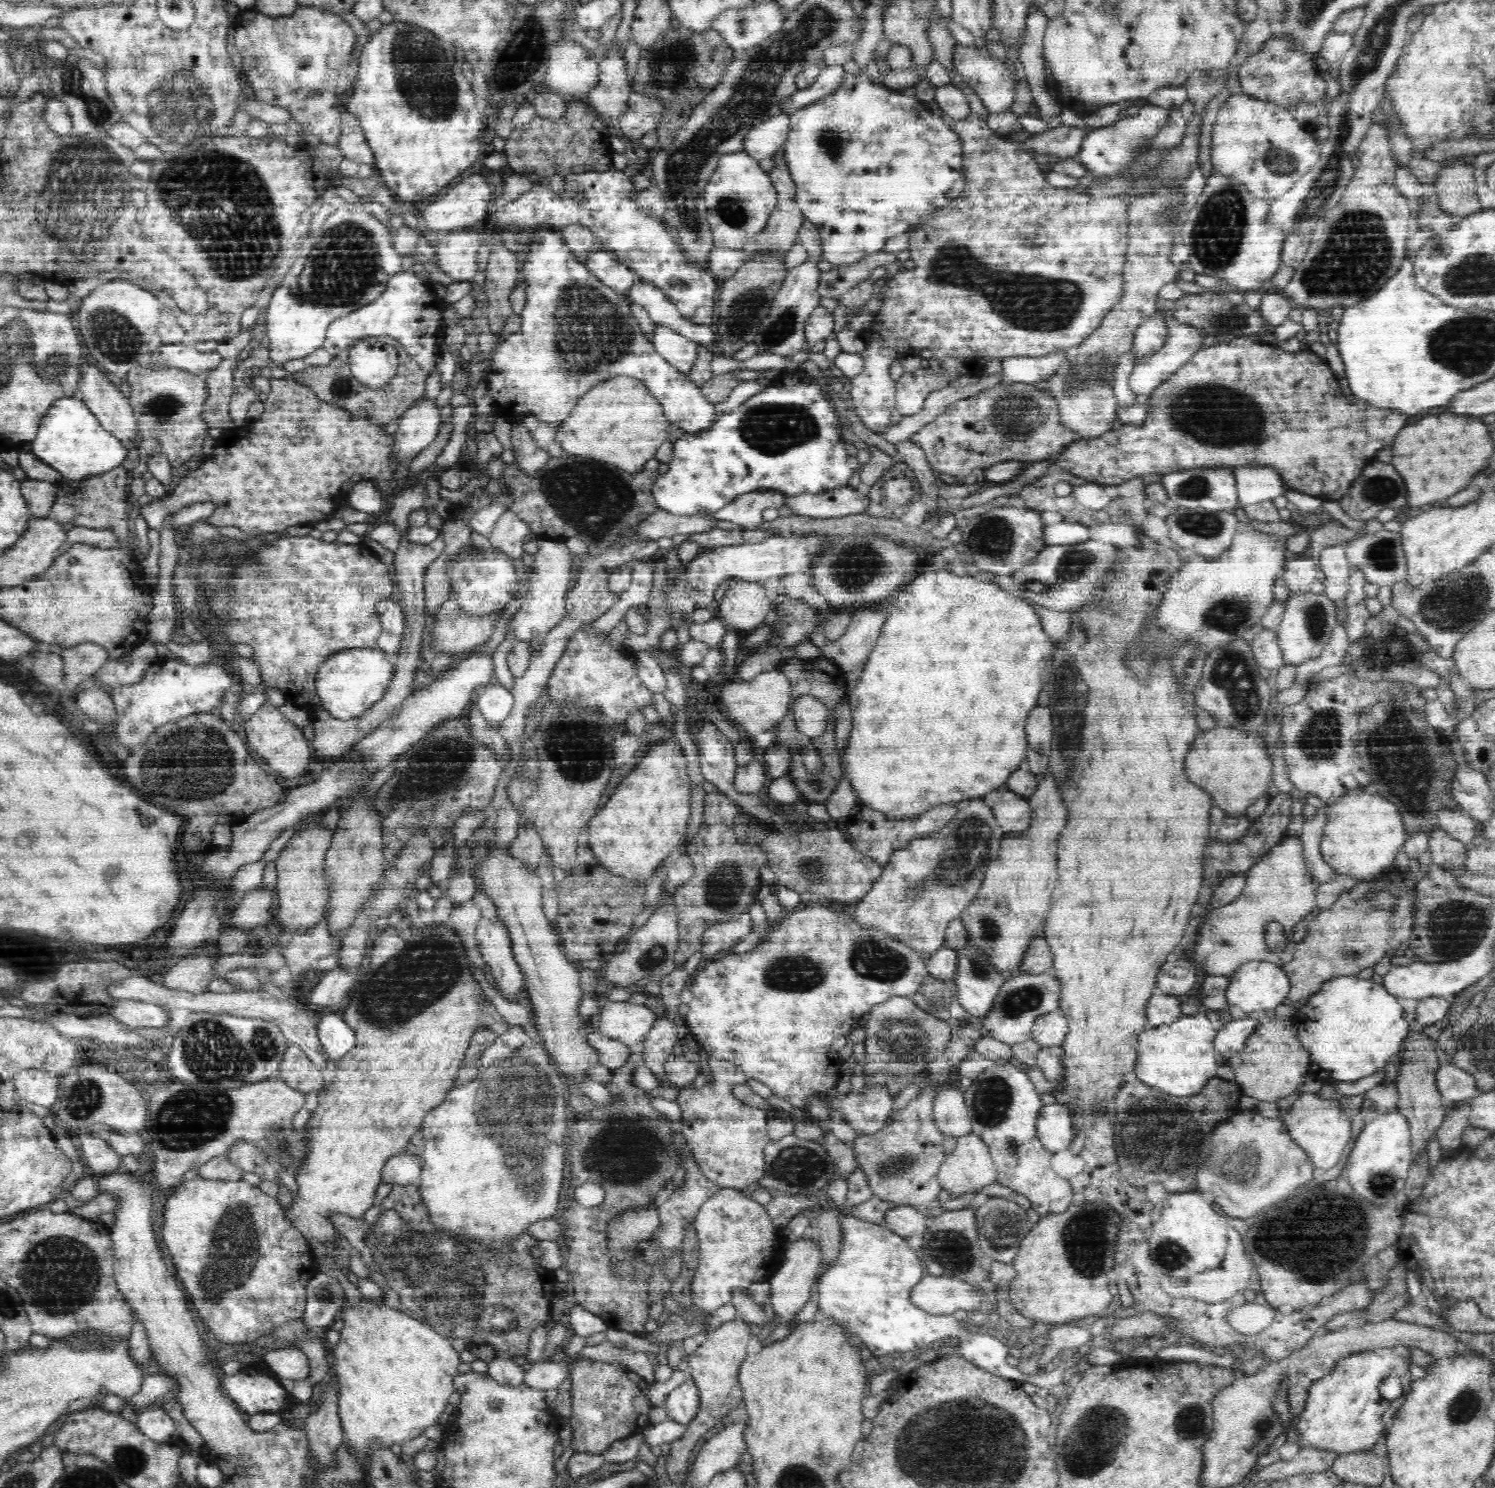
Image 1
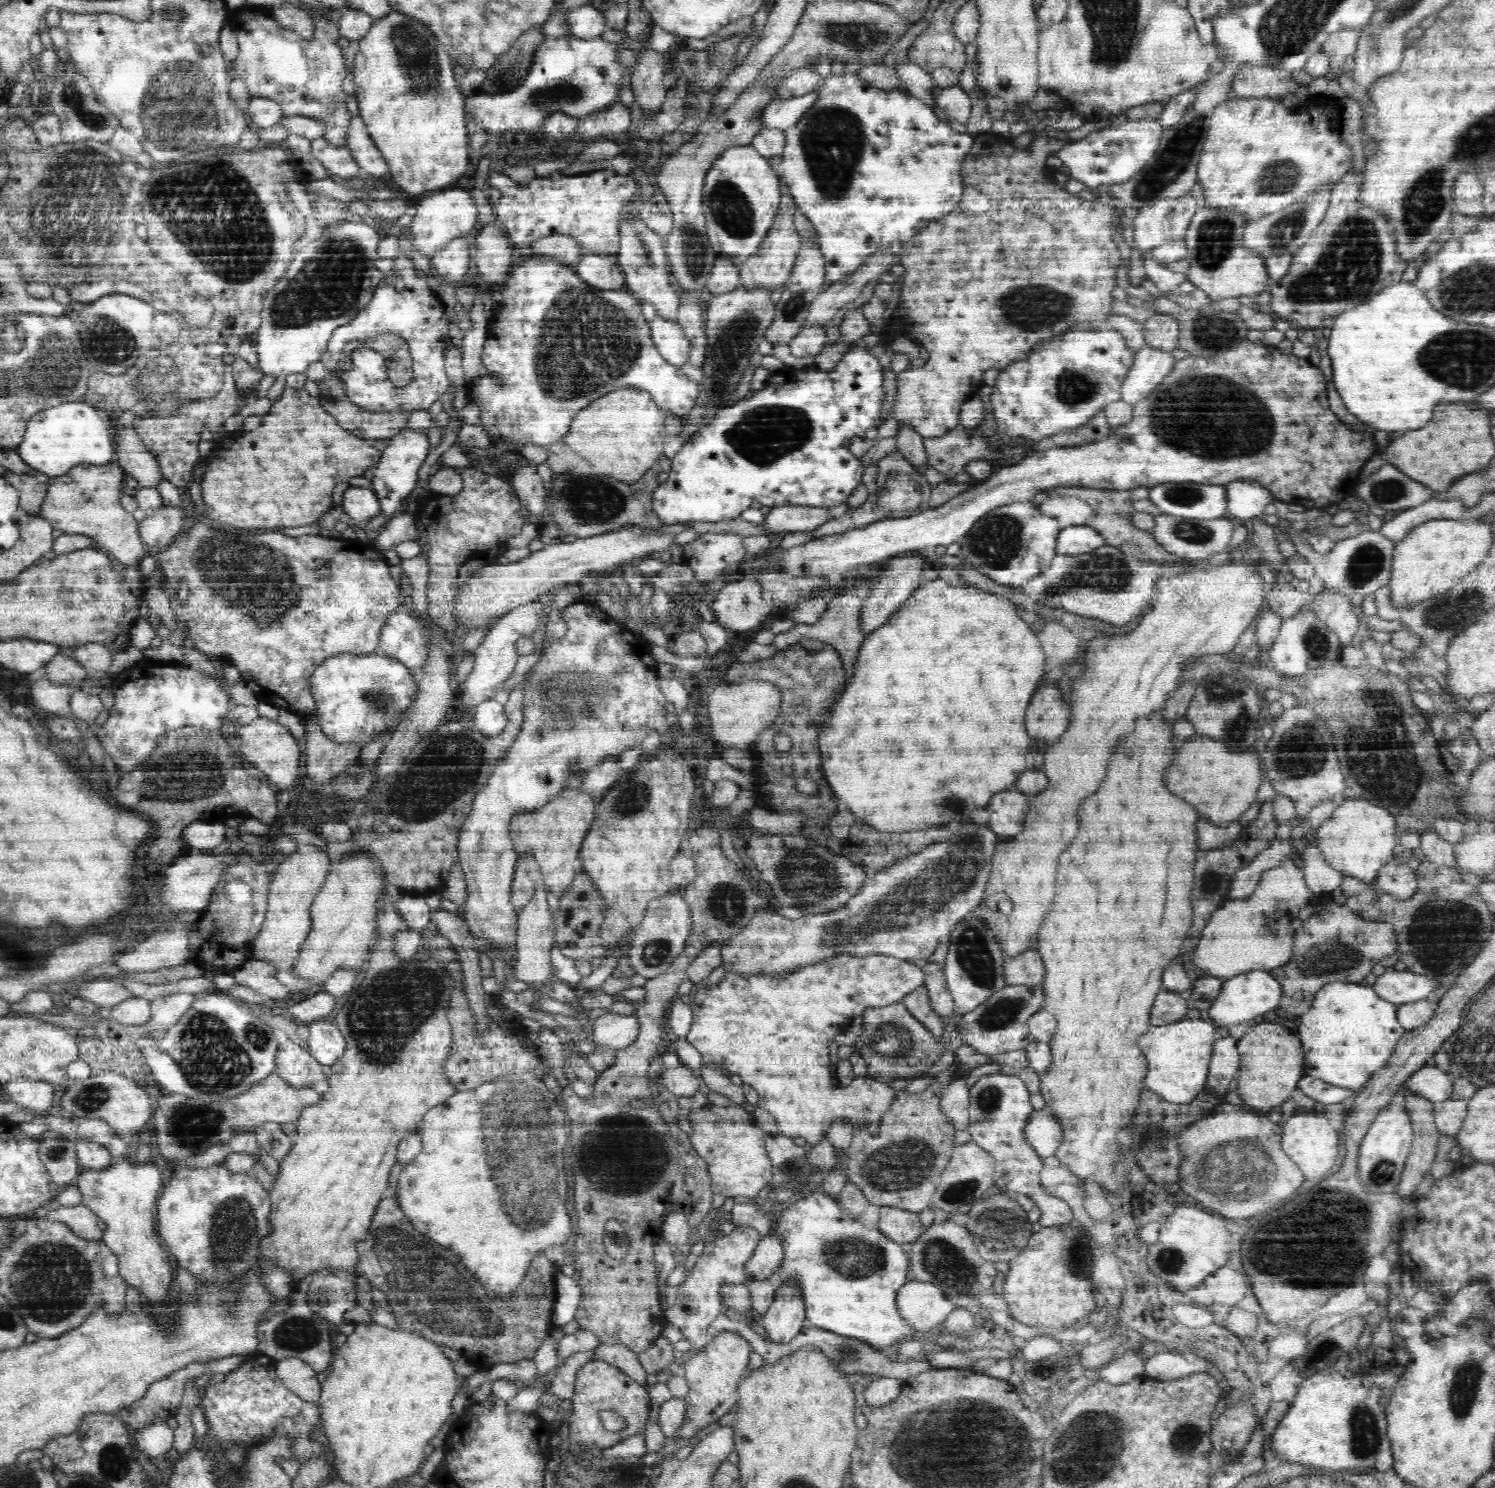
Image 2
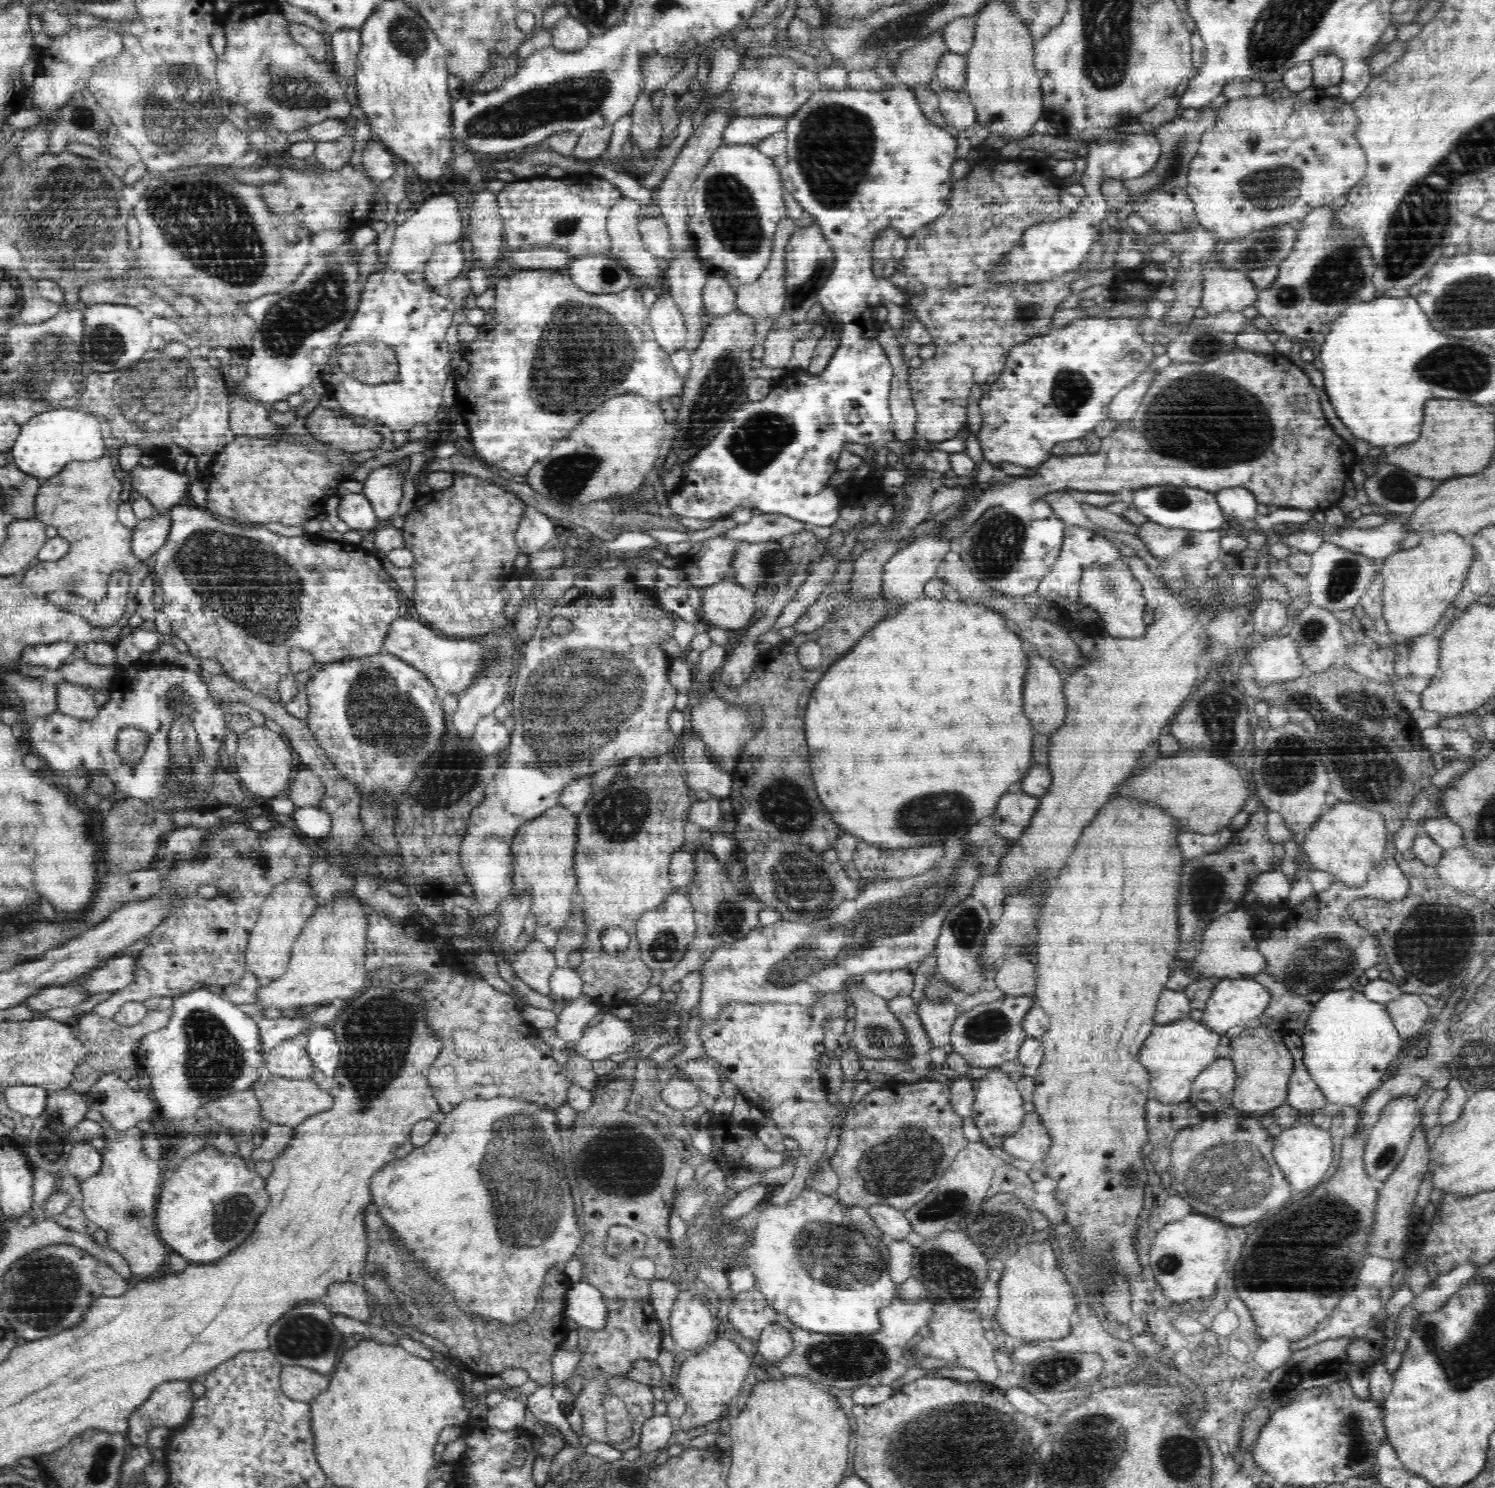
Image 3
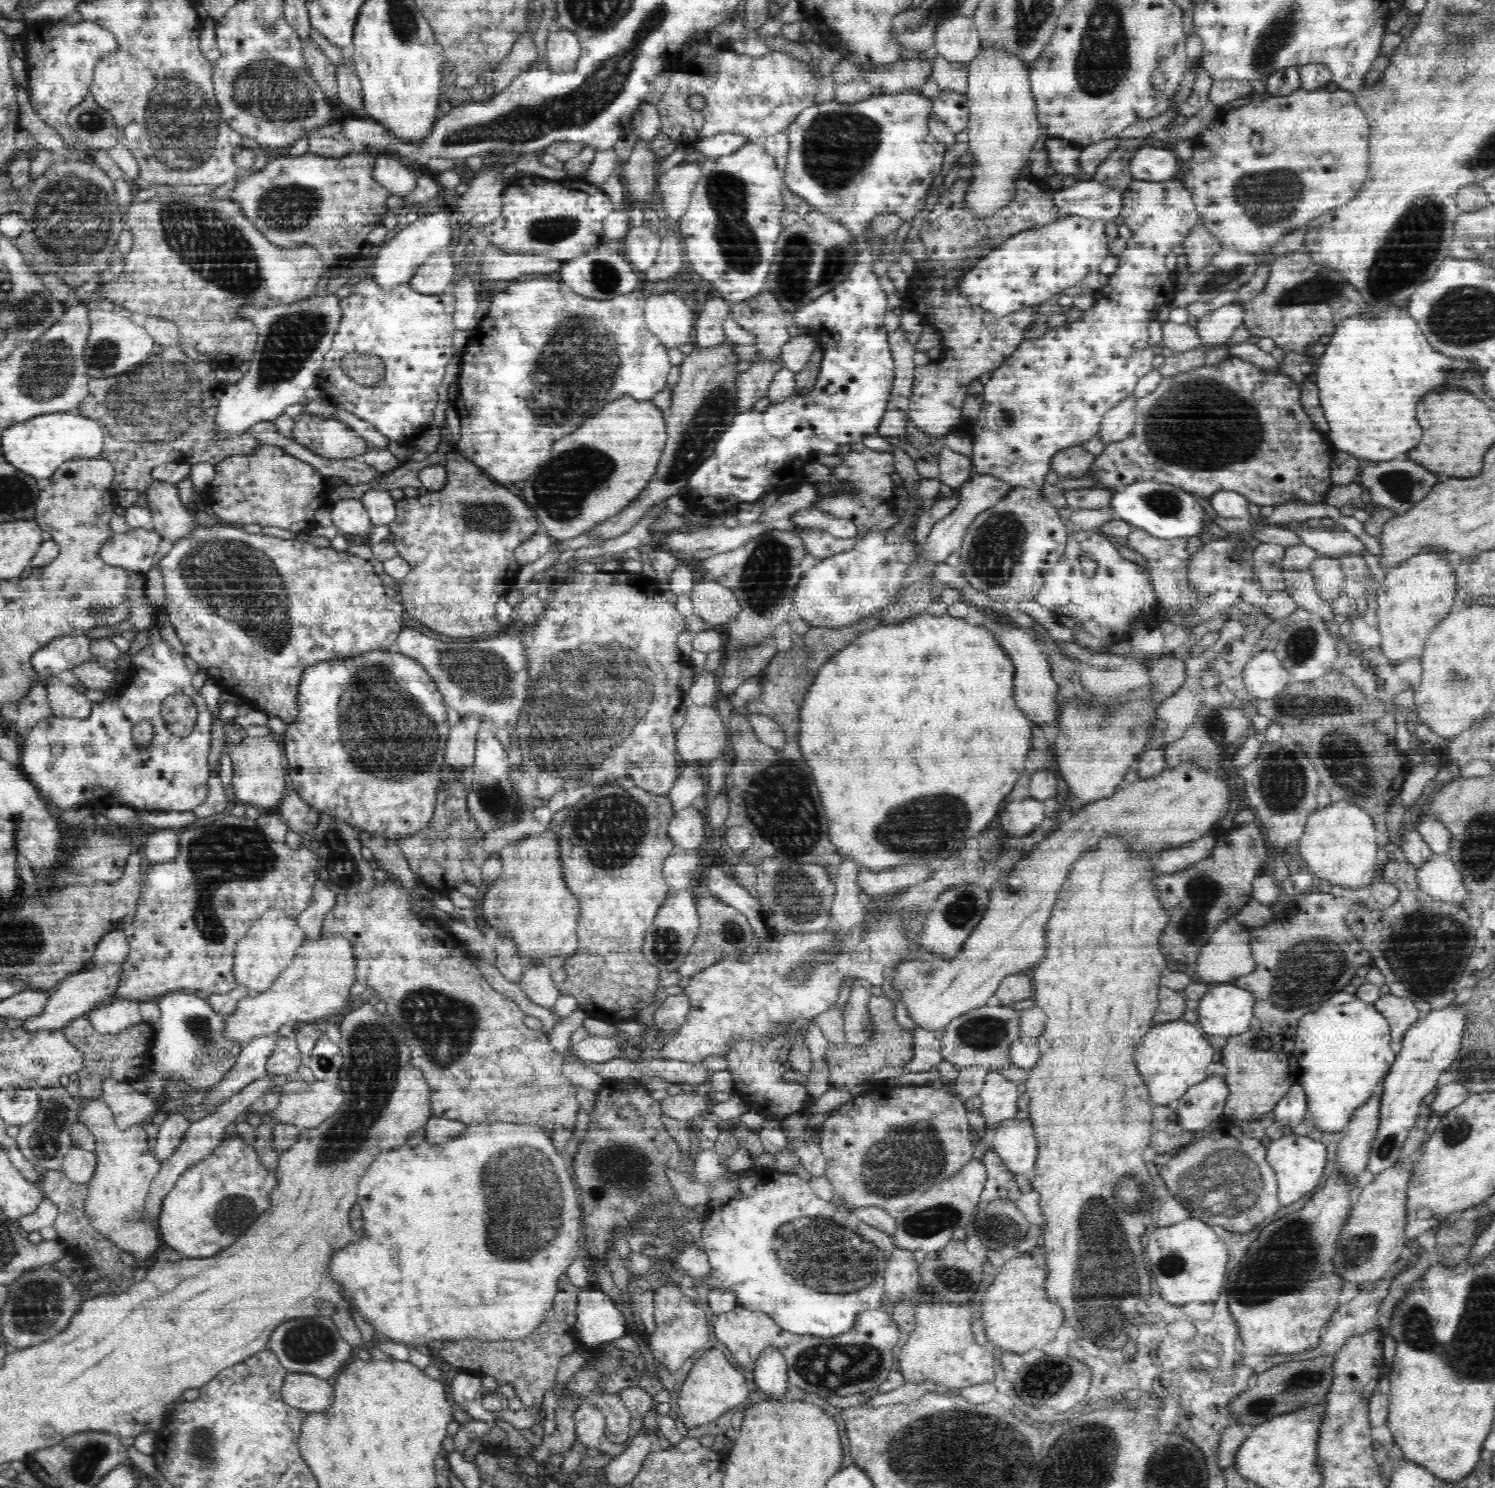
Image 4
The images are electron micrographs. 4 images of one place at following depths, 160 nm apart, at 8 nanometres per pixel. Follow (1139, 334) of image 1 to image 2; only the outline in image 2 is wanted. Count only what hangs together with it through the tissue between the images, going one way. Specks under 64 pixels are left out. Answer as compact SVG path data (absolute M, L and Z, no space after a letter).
M1156 315L1143 324L1144 338L1148 347L1170 353L1178 347L1180 325L1174 316Z

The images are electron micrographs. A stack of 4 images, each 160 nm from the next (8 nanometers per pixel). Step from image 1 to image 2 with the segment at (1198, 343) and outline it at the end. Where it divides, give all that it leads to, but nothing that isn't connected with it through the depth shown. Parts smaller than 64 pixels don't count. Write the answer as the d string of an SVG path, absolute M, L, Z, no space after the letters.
M1144 345L1136 353L1134 362L1124 378L1121 386L1121 400L1135 405L1139 400L1146 398L1175 367L1175 358L1172 352L1168 353Z

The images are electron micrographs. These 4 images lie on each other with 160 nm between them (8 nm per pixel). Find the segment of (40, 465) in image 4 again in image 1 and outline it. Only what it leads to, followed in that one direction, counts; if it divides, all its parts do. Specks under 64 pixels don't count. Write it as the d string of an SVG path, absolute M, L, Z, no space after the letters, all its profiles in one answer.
M64 397L58 399L48 414L41 420L36 438L25 446L28 451L44 464L58 470L64 479L82 480L86 476L102 474L120 467L126 460L128 448L118 440L86 406L82 398Z

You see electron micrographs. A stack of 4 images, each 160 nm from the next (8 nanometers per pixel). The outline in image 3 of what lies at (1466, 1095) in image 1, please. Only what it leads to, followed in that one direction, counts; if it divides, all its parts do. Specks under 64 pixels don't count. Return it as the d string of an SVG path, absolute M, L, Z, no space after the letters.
M1397 1074L1392 1079L1386 1080L1384 1084L1369 1095L1368 1103L1361 1108L1361 1116L1364 1123L1369 1128L1374 1128L1375 1122L1379 1115L1382 1114L1383 1108L1395 1098L1410 1095L1418 1098L1420 1090L1422 1090L1422 1078L1418 1075Z

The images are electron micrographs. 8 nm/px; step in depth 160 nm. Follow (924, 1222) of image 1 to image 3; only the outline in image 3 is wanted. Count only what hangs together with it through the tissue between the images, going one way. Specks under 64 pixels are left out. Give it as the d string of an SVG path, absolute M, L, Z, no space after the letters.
M887 1205L870 1206L867 1210L886 1240L904 1240L913 1231L912 1223L903 1211Z

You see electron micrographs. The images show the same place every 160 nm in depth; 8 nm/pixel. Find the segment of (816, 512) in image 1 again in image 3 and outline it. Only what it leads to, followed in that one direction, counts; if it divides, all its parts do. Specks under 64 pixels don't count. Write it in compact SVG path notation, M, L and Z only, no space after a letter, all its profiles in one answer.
M762 513L754 515L750 521L737 524L735 528L726 530L721 536L730 540L744 542L764 542L769 540L780 540L788 534L797 534L805 530L806 522L794 520L789 516L778 513Z

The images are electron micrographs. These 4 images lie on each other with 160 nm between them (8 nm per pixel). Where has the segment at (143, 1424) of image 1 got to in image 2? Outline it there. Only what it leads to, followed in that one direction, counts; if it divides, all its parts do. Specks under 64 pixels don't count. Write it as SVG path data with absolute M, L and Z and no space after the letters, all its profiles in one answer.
M167 1422L146 1423L142 1430L132 1433L132 1440L137 1442L140 1452L143 1451L151 1459L154 1456L165 1455L172 1448L174 1431Z

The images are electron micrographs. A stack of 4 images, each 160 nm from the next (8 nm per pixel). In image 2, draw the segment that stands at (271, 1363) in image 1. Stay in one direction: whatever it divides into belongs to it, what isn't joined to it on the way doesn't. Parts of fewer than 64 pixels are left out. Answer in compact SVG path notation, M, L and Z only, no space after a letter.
M301 1357L277 1358L275 1371L286 1388L292 1389L302 1400L316 1404L320 1399L321 1384L317 1372Z

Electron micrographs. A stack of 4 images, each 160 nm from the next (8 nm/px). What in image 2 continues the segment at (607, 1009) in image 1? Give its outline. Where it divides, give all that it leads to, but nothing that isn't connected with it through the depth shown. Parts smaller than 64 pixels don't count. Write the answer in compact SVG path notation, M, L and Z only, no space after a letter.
M605 1013L593 1022L589 1040L608 1049L623 1049L634 1042L640 1032L640 1021L635 1013L618 1015Z

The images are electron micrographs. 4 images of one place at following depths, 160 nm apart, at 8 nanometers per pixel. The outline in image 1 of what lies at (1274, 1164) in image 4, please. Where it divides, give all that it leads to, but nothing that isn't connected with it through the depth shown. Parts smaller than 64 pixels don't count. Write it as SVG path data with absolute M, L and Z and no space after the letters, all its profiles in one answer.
M1301 1094L1280 1118L1289 1135L1308 1153L1316 1170L1331 1170L1341 1160L1340 1154L1352 1132L1350 1132L1350 1120L1342 1114L1336 1100L1320 1100L1314 1094Z

